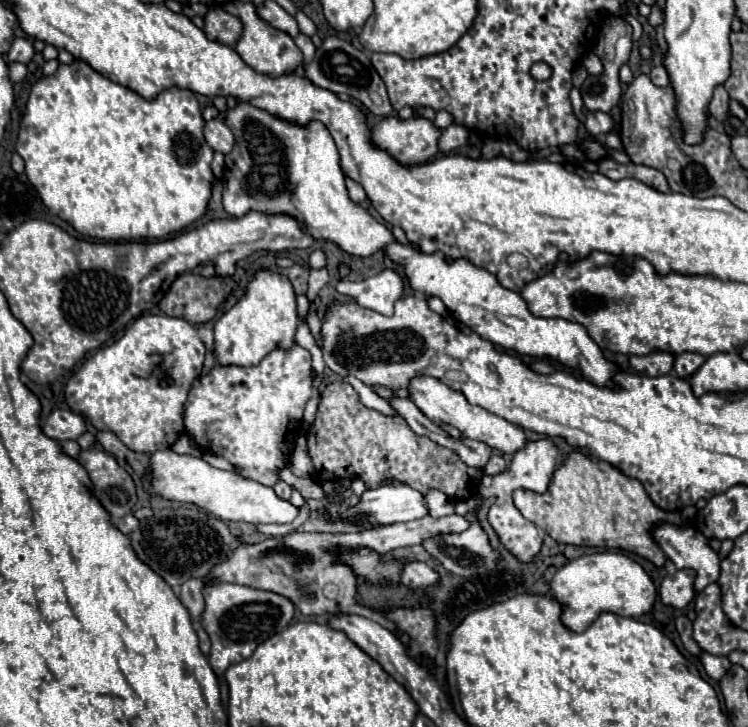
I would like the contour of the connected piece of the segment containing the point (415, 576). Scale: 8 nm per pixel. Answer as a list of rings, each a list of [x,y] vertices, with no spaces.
[[[412,560],[402,568],[402,584],[408,588],[426,588],[438,582],[438,574],[420,560]]]

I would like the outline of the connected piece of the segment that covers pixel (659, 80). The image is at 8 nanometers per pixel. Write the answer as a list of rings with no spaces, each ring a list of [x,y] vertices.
[[[664,66],[652,68],[652,70],[650,70],[650,80],[652,80],[656,86],[660,86],[660,88],[666,88],[666,86],[670,84],[670,80],[668,80],[668,74],[666,74]]]

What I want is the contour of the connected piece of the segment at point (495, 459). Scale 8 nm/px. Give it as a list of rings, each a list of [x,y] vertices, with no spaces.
[[[494,454],[494,456],[488,460],[488,464],[484,466],[484,474],[486,474],[486,476],[494,476],[494,474],[504,472],[506,468],[508,468],[506,460],[504,460],[500,454]]]

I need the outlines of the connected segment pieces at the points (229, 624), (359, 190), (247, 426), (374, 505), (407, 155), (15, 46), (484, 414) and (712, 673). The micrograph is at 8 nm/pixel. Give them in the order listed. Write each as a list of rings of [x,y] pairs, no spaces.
[[[214,582],[204,584],[202,594],[206,610],[202,612],[200,624],[210,636],[212,650],[208,660],[218,676],[222,676],[226,668],[234,662],[242,662],[242,658],[248,658],[266,638],[284,630],[294,616],[294,604],[288,598],[266,590],[256,590],[228,582]]]
[[[346,176],[346,188],[348,188],[350,200],[352,200],[354,204],[362,204],[362,202],[366,200],[366,192],[364,192],[364,188],[362,188],[358,182],[354,182],[352,178],[348,178],[348,176]]]
[[[294,344],[290,350],[272,350],[260,364],[242,368],[242,366],[220,366],[216,364],[210,374],[198,378],[192,384],[192,390],[186,400],[184,410],[184,426],[196,440],[196,444],[206,446],[210,454],[224,456],[228,462],[236,466],[236,470],[252,480],[258,480],[266,486],[274,486],[278,482],[276,468],[286,468],[290,458],[290,440],[296,436],[296,428],[302,422],[304,406],[312,396],[312,380],[310,380],[310,352]]]
[[[378,486],[362,494],[360,504],[352,506],[348,514],[368,512],[372,522],[388,526],[428,516],[424,496],[410,486]]]
[[[388,116],[370,130],[374,144],[402,166],[432,160],[438,154],[438,136],[440,130],[424,118],[400,120],[398,116]]]
[[[16,38],[12,42],[10,52],[6,54],[8,62],[22,62],[22,64],[30,62],[32,56],[34,56],[34,46],[32,46],[32,42],[28,38]]]
[[[418,376],[418,378],[410,378],[410,386],[408,386],[408,398],[436,424],[448,422],[452,426],[456,426],[464,436],[472,438],[472,440],[480,440],[486,442],[488,446],[500,450],[502,454],[514,454],[516,450],[520,450],[526,444],[526,436],[522,432],[522,428],[514,426],[512,422],[480,408],[474,406],[466,400],[466,396],[450,386],[446,386],[444,382],[440,382],[438,378],[430,378],[430,376]]]
[[[702,652],[700,662],[706,674],[715,681],[719,681],[727,672],[728,667],[731,668],[732,664],[727,657],[712,656],[707,652]]]

